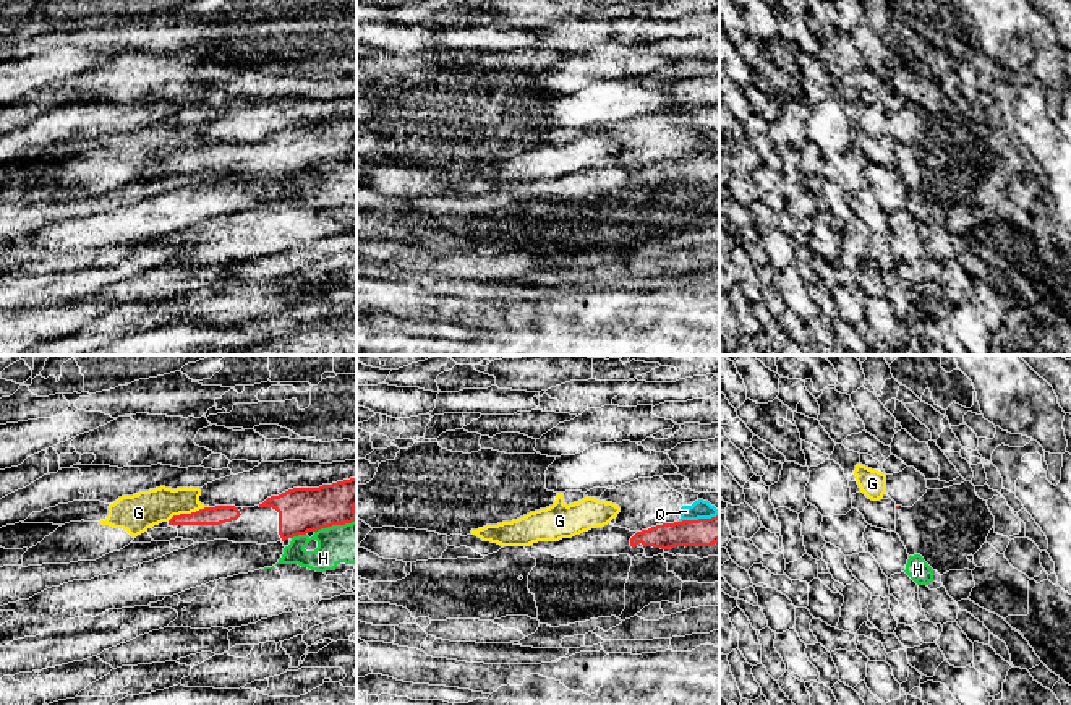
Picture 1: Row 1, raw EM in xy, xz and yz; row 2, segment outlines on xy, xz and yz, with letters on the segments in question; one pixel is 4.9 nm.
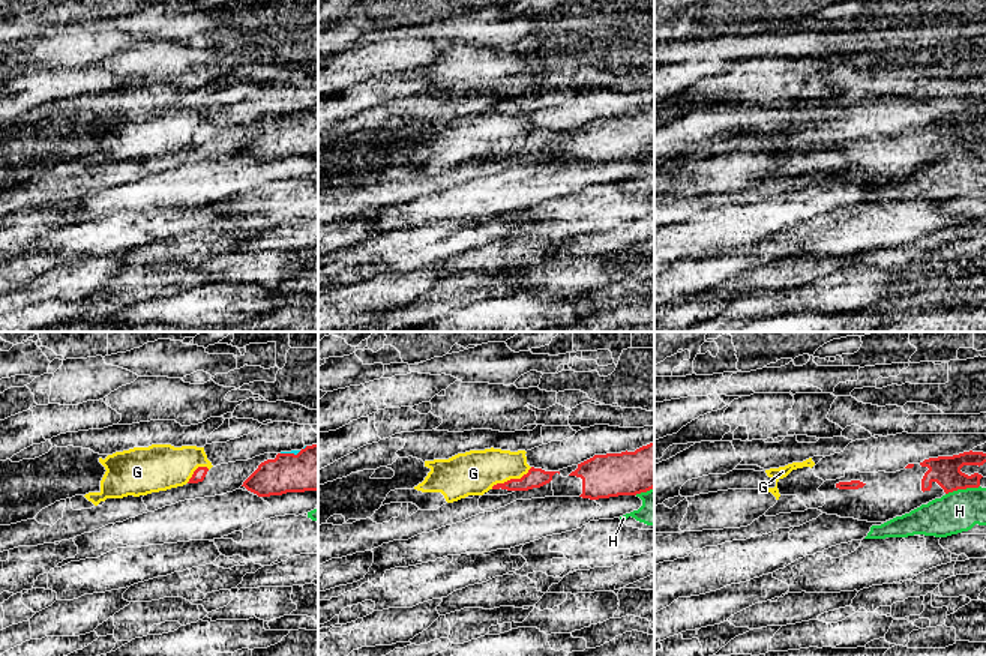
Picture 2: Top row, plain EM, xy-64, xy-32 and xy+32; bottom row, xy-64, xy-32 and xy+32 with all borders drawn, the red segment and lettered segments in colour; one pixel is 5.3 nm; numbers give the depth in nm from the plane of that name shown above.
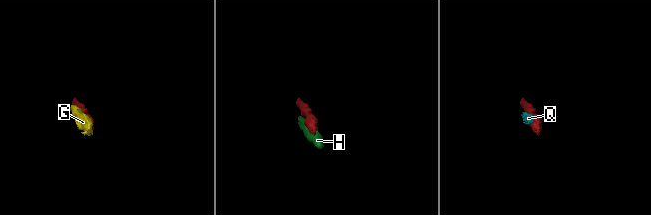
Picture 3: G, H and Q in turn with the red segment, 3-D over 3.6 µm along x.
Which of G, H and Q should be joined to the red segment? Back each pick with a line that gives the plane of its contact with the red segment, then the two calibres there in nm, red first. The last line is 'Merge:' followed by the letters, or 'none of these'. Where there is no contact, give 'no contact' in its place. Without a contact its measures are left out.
Merge: none of these

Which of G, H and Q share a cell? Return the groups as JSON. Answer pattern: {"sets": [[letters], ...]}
{"sets": [["G"], ["H"], ["Q"]]}

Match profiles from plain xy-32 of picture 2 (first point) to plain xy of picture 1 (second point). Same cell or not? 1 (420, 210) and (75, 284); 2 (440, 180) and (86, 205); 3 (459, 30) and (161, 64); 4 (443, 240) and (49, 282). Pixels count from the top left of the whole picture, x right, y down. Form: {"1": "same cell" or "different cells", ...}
{"1": "different cells", "2": "same cell", "3": "different cells", "4": "same cell"}

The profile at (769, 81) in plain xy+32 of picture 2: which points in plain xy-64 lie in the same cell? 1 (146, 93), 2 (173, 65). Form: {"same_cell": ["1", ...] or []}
{"same_cell": ["2"]}

